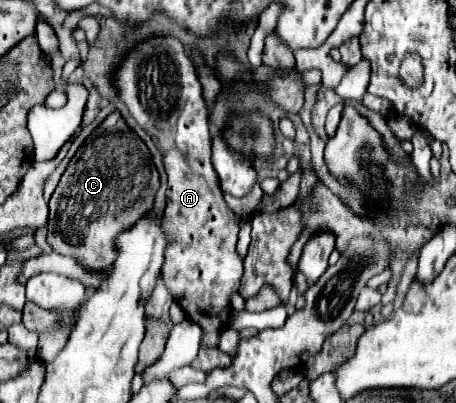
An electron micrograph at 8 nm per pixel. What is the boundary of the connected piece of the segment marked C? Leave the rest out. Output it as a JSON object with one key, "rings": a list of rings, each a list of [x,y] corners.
{"rings":[[[115,111],[77,149],[53,191],[47,243],[55,253],[75,257],[85,269],[101,273],[115,261],[115,235],[135,225],[153,207],[157,189],[159,173],[151,167],[147,145]]]}

